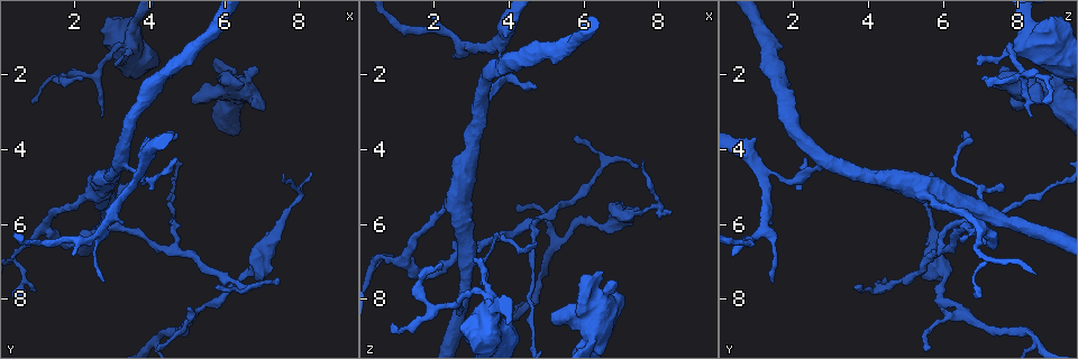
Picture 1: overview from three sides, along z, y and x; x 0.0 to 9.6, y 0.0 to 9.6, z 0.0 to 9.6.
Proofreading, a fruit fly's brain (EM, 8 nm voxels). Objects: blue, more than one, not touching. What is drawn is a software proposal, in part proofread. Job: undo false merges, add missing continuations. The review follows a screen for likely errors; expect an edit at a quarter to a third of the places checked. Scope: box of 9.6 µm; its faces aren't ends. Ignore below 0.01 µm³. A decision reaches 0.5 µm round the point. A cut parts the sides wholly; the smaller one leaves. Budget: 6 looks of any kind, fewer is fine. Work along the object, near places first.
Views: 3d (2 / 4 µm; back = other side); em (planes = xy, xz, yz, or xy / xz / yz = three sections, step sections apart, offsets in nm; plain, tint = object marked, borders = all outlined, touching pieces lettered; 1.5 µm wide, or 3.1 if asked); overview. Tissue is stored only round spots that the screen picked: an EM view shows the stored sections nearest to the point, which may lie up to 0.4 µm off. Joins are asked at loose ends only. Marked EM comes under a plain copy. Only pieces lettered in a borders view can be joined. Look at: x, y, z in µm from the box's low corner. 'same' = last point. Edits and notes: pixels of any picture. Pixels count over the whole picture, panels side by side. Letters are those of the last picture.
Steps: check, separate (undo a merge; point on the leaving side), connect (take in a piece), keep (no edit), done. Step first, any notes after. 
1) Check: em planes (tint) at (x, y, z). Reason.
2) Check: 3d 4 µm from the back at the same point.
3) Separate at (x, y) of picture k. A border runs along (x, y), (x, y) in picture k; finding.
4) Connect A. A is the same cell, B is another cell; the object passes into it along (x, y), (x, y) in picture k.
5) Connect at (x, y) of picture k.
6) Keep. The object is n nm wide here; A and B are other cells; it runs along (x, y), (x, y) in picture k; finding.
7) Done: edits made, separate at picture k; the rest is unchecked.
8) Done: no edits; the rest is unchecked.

Check: em planes (borders) at (6.95, 1.95, 7.60). Free end.

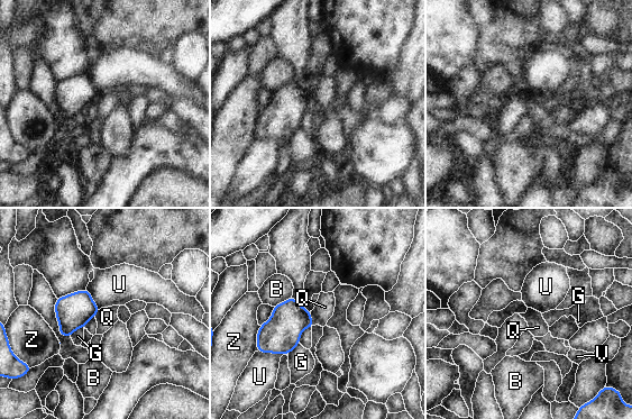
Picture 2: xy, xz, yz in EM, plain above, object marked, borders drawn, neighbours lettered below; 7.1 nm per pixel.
Keep. The object is 190 nm wide here; the longest contact is with U, 220 nm; B, G, Q, U, V and Z are other cells; none of them fits.

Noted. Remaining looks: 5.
Check: em xz step 8 (tint) at (8.30, 4.65, 5.65). Branch stops here.

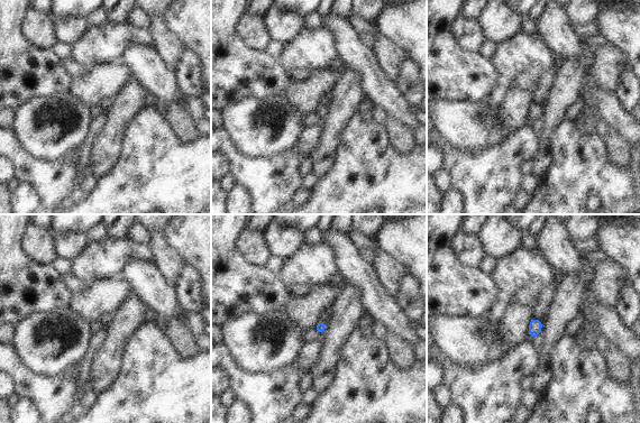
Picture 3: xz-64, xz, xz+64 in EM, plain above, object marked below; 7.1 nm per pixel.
Check: em planes (borders) at the same point.

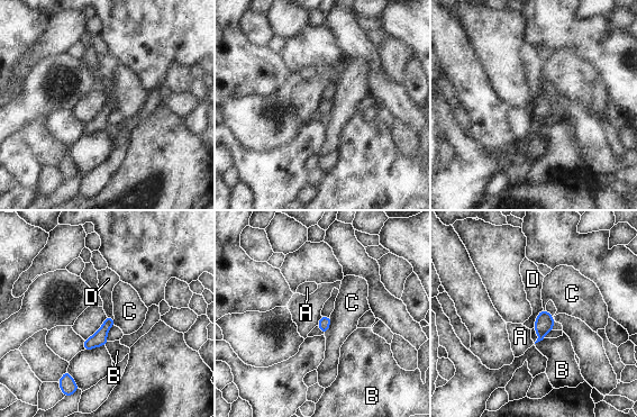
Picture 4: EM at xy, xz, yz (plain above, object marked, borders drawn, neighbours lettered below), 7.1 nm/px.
Keep. A, B, C and D are other cells; none of them fits.

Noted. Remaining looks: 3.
Check: em planes (borders) at (7.45, 7.50, 4.35). Free end.

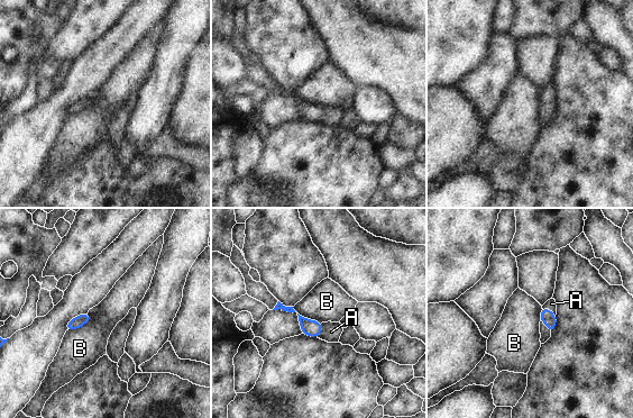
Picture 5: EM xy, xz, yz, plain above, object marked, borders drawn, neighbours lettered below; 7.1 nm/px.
Connect A. The object is 80 nm wide here; A is the same cell, B is another cell; the cell continues.

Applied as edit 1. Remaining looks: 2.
Done: edits made, connect at picture 5; the rest is unchecked.

